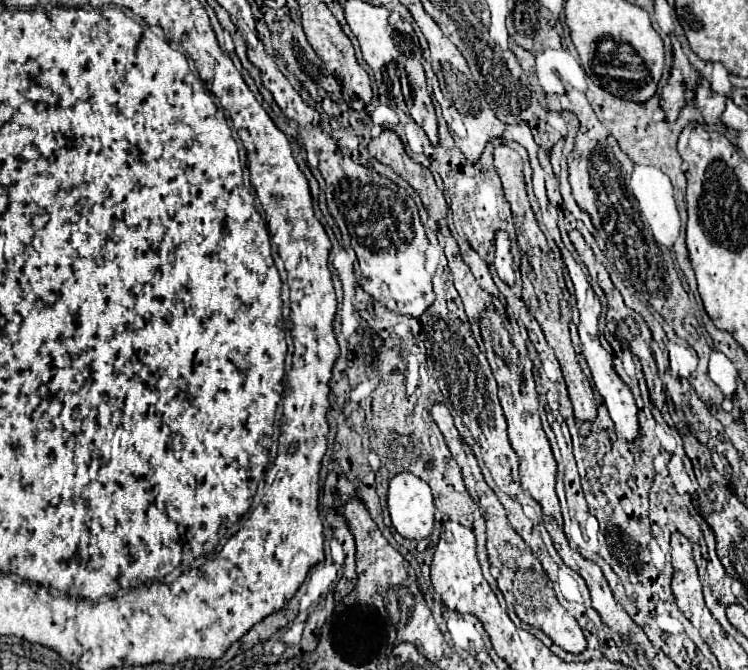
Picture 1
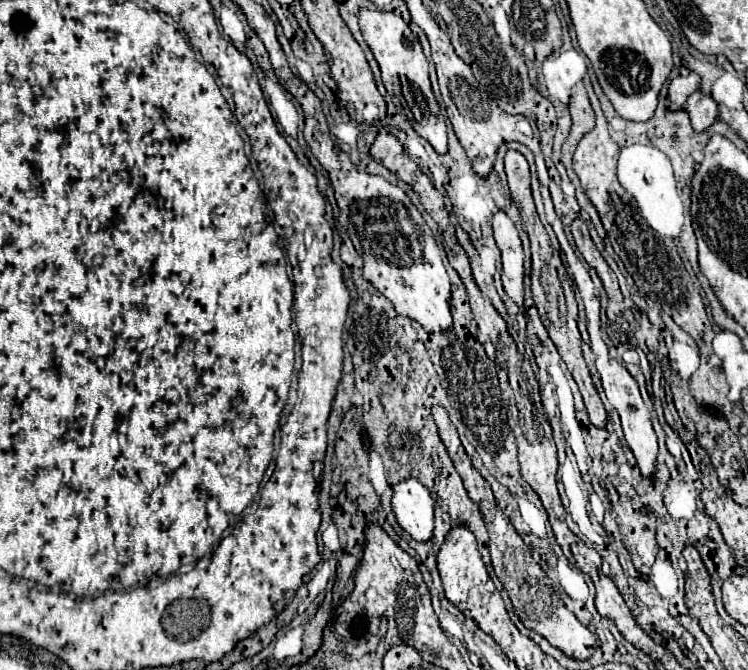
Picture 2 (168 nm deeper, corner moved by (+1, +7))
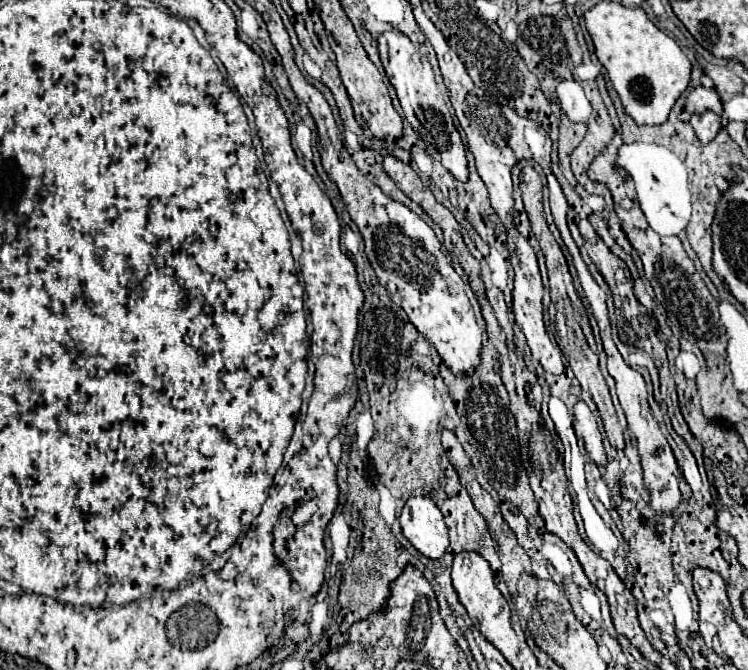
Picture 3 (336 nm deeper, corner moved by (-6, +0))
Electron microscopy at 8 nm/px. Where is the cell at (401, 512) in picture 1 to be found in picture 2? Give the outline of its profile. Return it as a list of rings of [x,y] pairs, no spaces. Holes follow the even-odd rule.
[[[404,480],[394,486],[392,508],[396,522],[414,540],[426,542],[434,534],[434,500],[418,480]]]

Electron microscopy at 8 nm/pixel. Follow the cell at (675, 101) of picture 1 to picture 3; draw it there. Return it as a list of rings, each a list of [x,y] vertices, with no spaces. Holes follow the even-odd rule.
[[[695,87],[693,91],[689,91],[689,95],[685,99],[685,111],[703,113],[707,109],[715,111],[717,115],[723,113],[723,105],[721,105],[721,99],[719,99],[717,91],[707,89],[707,87]]]

